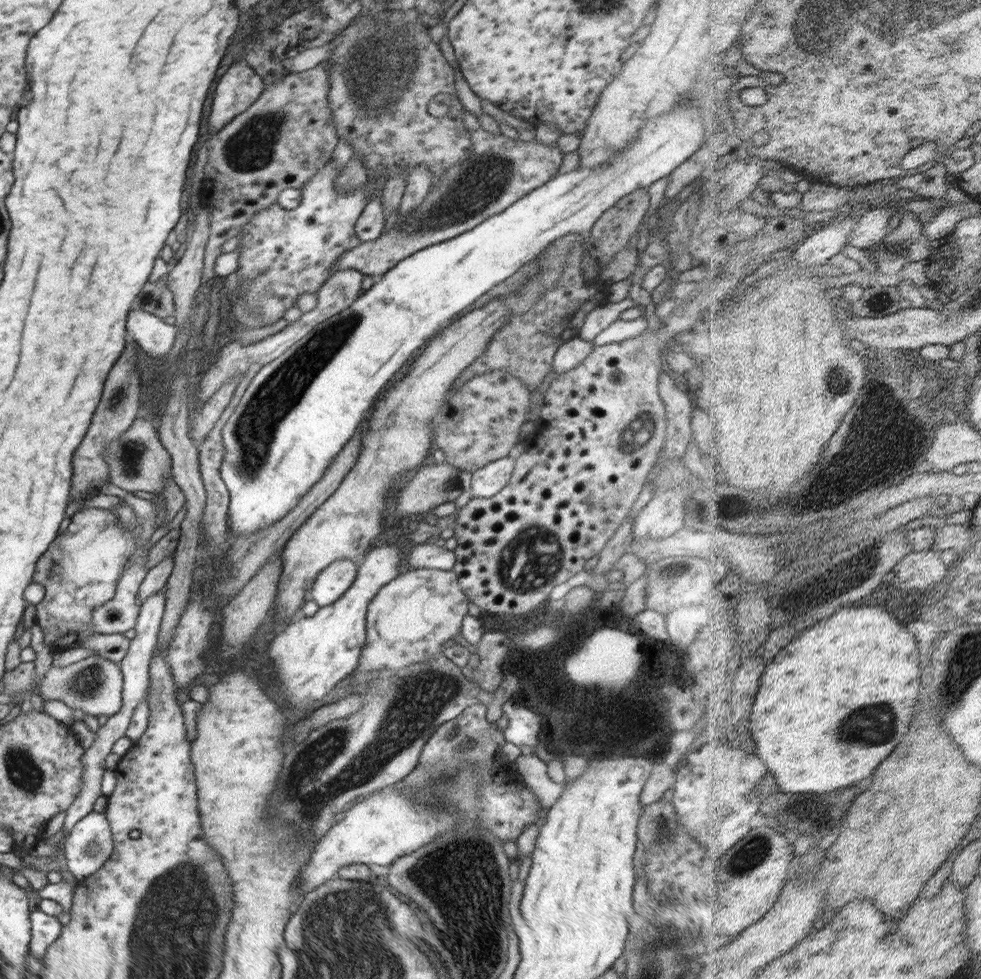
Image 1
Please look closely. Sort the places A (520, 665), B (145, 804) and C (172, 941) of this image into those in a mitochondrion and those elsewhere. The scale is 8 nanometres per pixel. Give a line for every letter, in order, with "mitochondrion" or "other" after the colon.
A: other
B: other
C: mitochondrion

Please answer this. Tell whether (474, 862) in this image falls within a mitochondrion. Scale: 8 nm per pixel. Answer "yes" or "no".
yes

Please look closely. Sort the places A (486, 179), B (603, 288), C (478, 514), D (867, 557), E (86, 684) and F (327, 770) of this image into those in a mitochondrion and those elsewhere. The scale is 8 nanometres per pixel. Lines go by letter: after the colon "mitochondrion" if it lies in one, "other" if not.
A: mitochondrion
B: other
C: other
D: other
E: mitochondrion
F: mitochondrion

